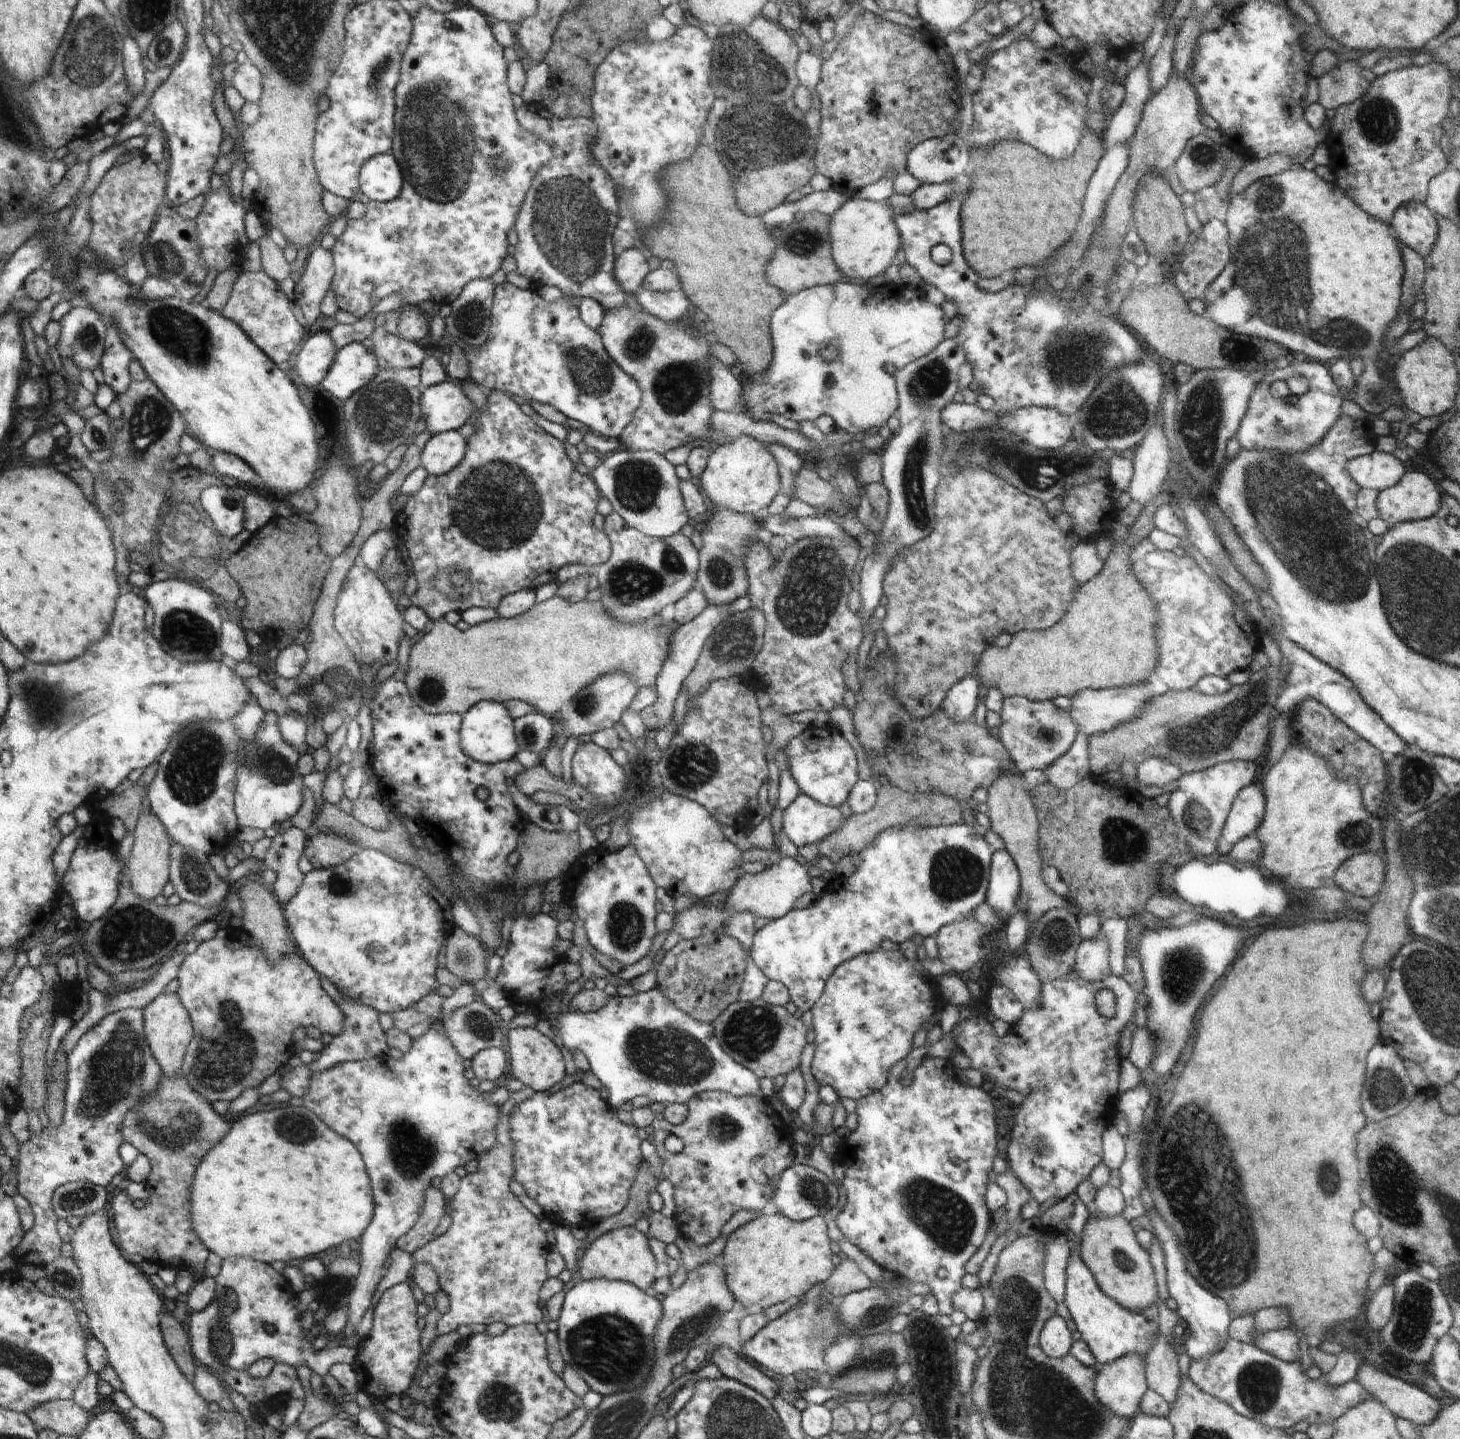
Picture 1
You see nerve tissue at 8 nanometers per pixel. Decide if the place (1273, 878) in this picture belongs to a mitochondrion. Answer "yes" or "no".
no

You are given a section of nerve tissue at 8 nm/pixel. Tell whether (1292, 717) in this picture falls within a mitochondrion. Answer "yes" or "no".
no

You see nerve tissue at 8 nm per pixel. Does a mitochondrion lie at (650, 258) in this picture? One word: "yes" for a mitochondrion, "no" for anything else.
no

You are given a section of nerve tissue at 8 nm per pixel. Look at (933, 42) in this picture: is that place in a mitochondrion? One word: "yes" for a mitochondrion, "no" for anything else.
no

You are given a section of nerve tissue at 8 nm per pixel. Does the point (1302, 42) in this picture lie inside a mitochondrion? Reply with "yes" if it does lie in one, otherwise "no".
no

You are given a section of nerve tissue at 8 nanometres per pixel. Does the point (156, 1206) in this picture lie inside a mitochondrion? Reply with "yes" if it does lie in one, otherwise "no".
no

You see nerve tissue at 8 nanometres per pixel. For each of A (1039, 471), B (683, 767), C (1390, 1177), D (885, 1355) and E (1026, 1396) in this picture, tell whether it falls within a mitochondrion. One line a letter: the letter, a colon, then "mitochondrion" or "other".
A: mitochondrion
B: mitochondrion
C: mitochondrion
D: mitochondrion
E: mitochondrion

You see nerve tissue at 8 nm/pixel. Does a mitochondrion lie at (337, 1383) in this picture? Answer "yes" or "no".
no

